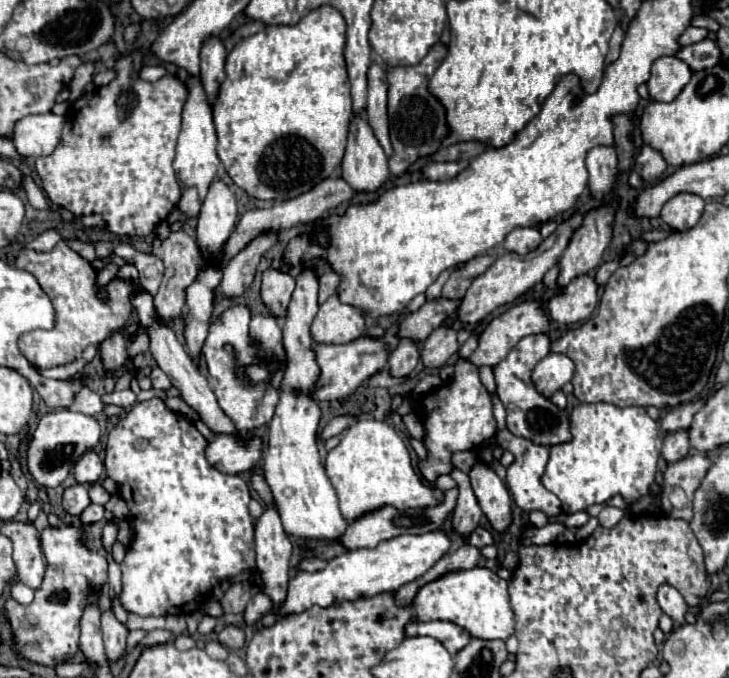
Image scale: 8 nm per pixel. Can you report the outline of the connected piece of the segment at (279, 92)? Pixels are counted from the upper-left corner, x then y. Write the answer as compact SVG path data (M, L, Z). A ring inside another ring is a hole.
M323 5L305 15L297 25L273 25L245 37L228 53L225 62L227 77L213 103L217 155L233 183L251 197L277 201L295 199L331 177L341 165L349 121L353 117L343 47L345 19L335 7Z

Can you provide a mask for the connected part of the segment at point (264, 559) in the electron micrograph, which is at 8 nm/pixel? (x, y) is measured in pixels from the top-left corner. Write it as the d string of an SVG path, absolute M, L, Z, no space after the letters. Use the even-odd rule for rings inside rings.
M259 465L253 467L253 475L251 475L251 485L253 489L257 491L257 495L261 497L261 501L265 503L265 511L261 513L261 517L255 521L255 551L257 551L257 569L263 577L263 583L265 583L265 593L271 597L271 601L275 605L279 605L285 595L287 595L287 583L289 583L289 559L291 559L291 553L293 553L293 545L287 537L287 533L283 531L283 525L281 525L281 517L279 517L279 511L273 503L273 495L271 495L271 489L267 487L267 481L265 481L265 475L263 475L263 469Z

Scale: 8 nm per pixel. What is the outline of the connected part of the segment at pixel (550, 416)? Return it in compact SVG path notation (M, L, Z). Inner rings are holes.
M545 333L541 335L529 335L523 337L511 351L509 355L497 363L493 367L495 373L495 381L497 381L497 395L507 411L507 429L517 435L517 437L525 437L531 441L537 441L539 445L555 445L555 443L563 443L571 439L569 433L569 417L565 411L559 411L549 399L545 399L543 395L539 395L533 389L531 383L531 371L535 369L535 365L549 355L549 337Z

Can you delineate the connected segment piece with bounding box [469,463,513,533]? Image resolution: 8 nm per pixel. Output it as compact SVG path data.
M485 463L475 465L469 477L471 477L473 491L477 495L479 507L483 515L489 519L491 527L499 533L507 531L513 523L513 511L511 511L511 497L505 483Z

